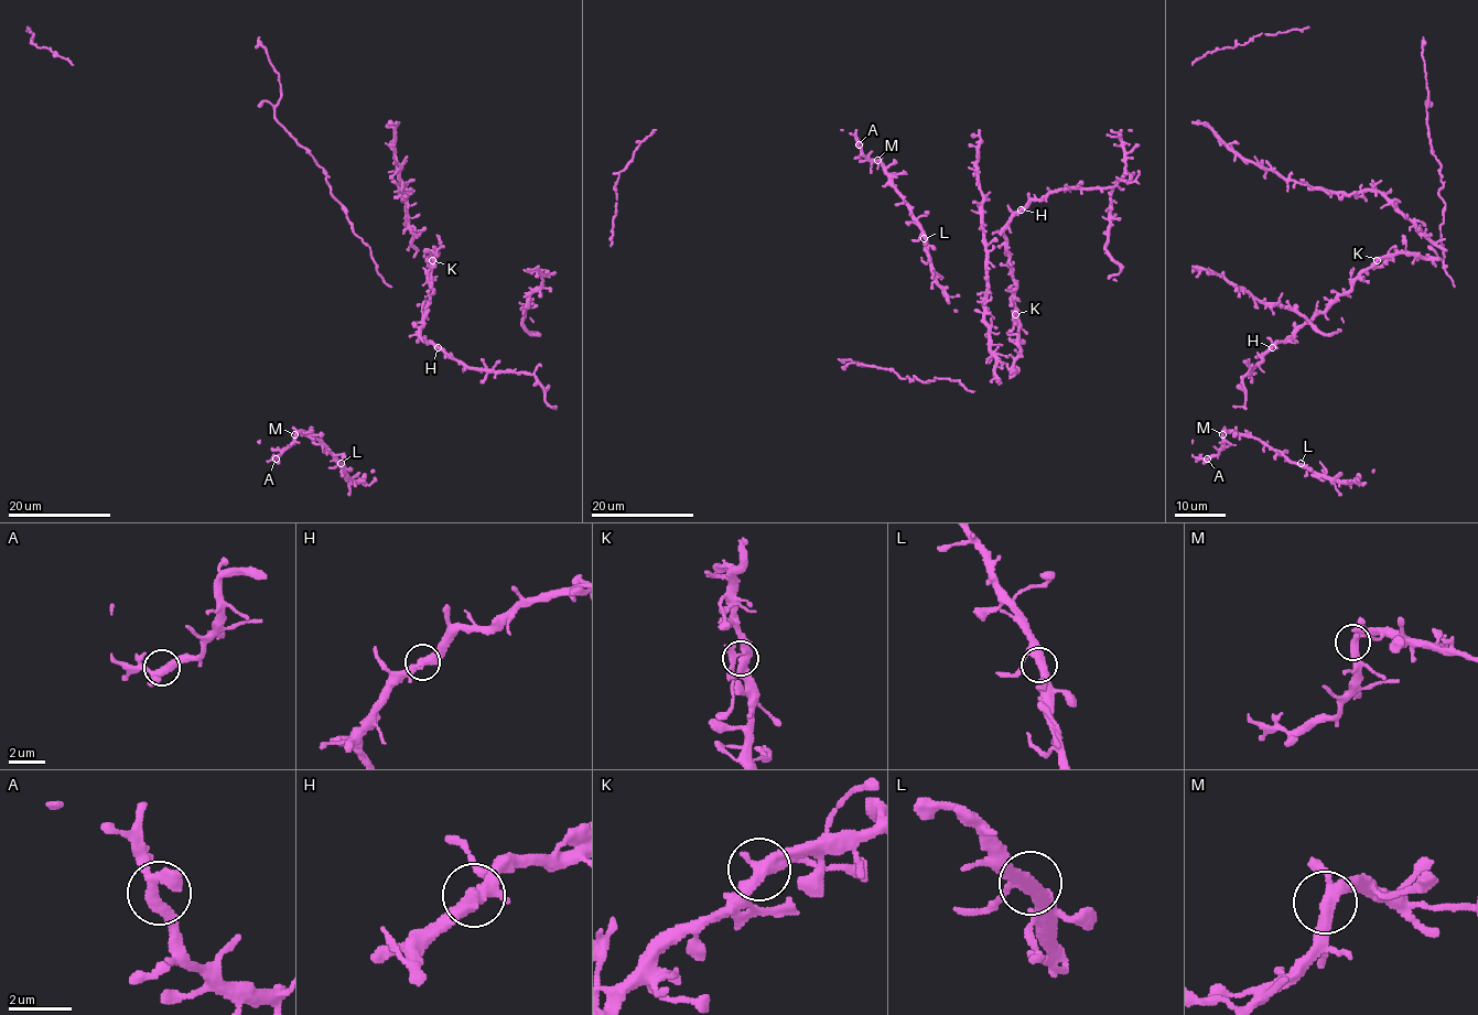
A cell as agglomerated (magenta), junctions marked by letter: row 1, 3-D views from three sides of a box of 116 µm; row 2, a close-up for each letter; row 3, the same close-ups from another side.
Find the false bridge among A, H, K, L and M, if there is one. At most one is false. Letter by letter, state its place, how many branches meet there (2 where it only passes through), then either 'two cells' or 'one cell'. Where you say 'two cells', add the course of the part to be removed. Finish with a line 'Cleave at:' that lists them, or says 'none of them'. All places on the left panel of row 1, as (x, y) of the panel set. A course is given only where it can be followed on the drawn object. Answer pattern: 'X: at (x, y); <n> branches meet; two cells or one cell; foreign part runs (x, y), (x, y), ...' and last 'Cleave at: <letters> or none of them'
A: at (276, 459); 3 branches meet; one cell
H: at (438, 347); 3 branches meet; one cell
K: at (432, 260); 3 branches meet; one cell
L: at (341, 463); 3 branches meet; one cell
M: at (294, 434); 3 branches meet; one cell
Cleave at: none of them

